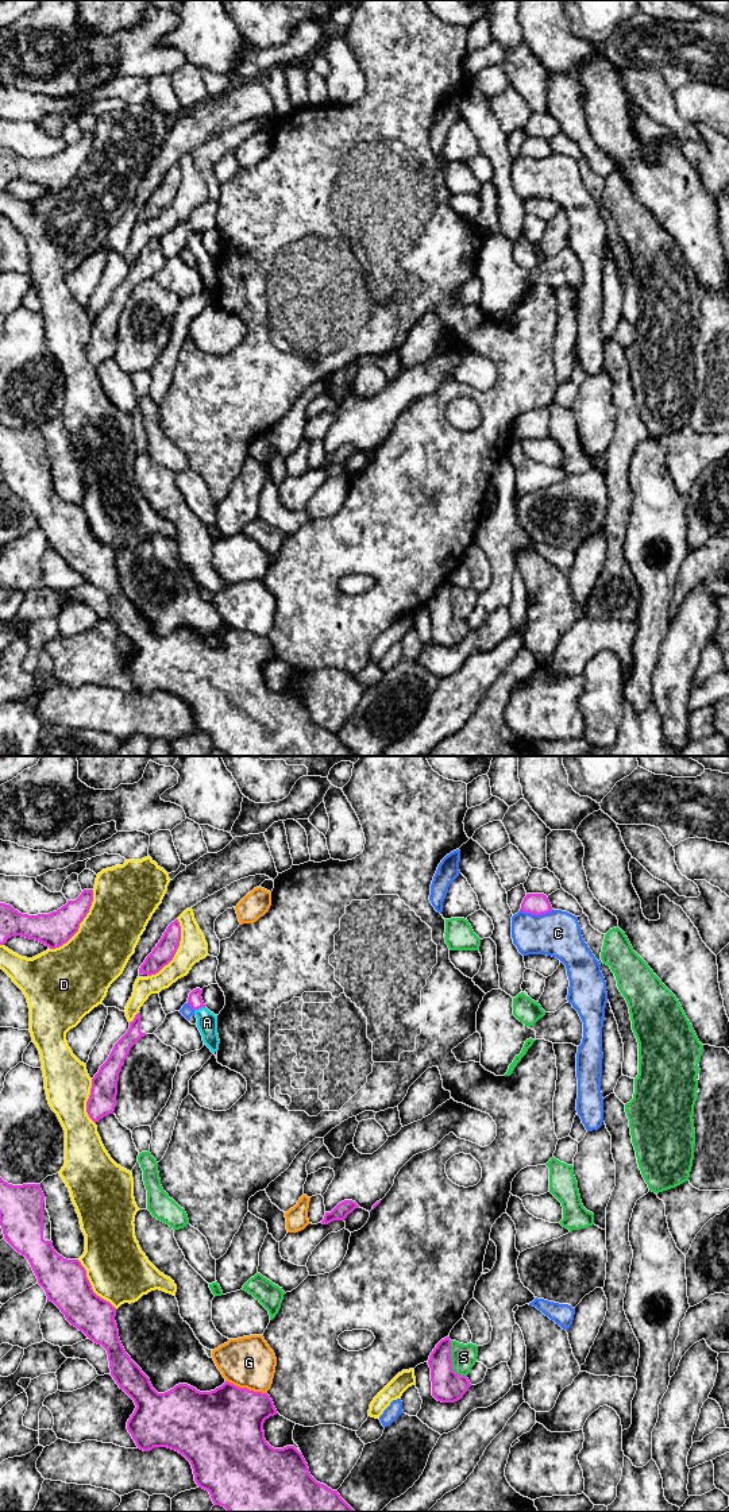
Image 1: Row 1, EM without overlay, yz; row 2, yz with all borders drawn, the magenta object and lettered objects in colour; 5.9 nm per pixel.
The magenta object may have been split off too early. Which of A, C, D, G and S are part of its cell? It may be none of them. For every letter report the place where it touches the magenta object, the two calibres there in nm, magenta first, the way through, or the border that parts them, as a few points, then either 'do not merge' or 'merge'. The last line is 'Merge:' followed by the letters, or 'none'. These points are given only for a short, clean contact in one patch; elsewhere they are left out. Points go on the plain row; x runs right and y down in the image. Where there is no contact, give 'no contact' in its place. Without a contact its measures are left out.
A: contact yz (199, 251); calibres 90 and 130 nm; way yz (195, 243), (199, 251), (207, 266); merge
C: contact yz (536, 158); calibres 130 and 280 nm; do not merge
D: contact yz (80, 166); calibres 200 and 360 nm; do not merge
G: contact yz (246, 632); calibres 440 and 300 nm; do not merge
S: contact yz (451, 606); calibres 190 and 150 nm; do not merge
Merge: A

